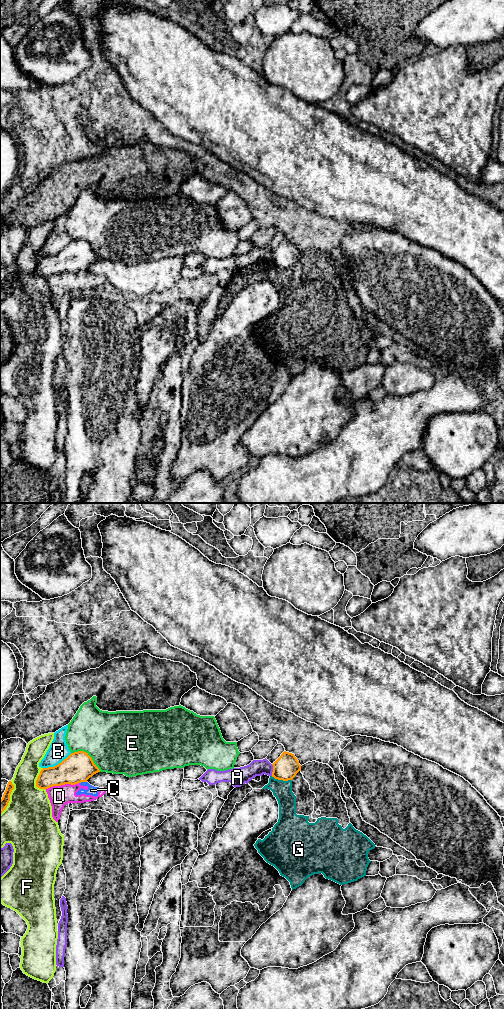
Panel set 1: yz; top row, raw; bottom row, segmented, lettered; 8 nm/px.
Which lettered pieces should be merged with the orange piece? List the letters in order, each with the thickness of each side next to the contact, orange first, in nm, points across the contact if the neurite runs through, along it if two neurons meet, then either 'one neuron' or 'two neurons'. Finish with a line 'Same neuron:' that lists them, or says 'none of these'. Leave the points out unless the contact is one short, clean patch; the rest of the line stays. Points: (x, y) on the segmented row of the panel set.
A: 200/130 nm | two neurons
B: 240/160 nm | two neurons
C: 240/70 nm | two neurons
D: 240/170 nm | two neurons
E: 240/480 nm | two neurons
F: 180/360 nm | two neurons
G: 200/160 nm | along yz (271, 776), (277, 779), (291, 780) | two neurons
Same neuron: none of these

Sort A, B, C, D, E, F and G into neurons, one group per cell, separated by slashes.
A / B / C D / E / F / G

